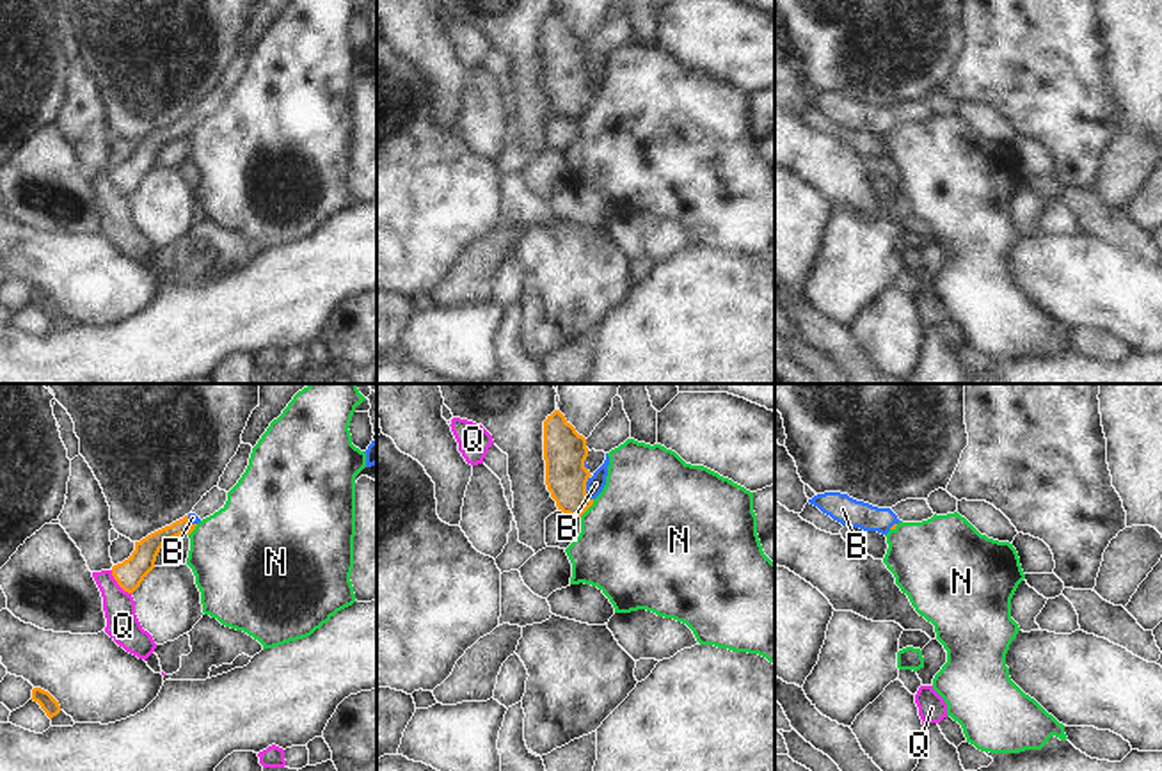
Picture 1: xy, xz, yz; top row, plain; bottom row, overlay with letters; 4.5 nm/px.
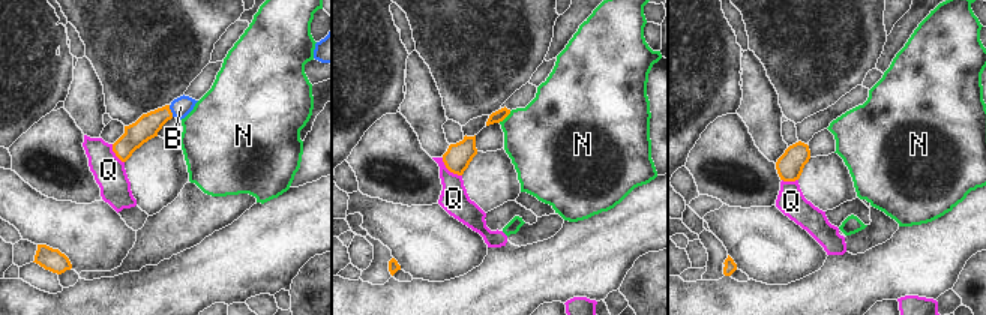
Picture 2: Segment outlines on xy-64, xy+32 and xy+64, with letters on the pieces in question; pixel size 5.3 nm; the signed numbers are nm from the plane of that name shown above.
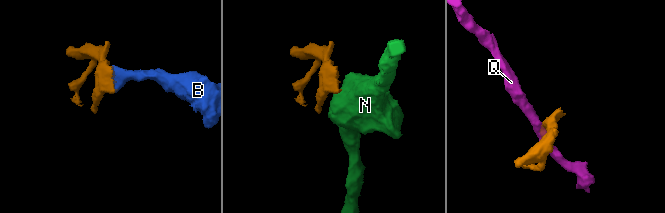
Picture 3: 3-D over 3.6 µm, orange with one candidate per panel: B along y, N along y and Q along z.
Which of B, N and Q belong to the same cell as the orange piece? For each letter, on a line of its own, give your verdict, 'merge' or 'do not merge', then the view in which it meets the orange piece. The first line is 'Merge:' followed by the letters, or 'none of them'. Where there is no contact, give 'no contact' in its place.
Merge: B
B: merge; contact in xz
N: do not merge; contact in xz
Q: do not merge; contact in xy

